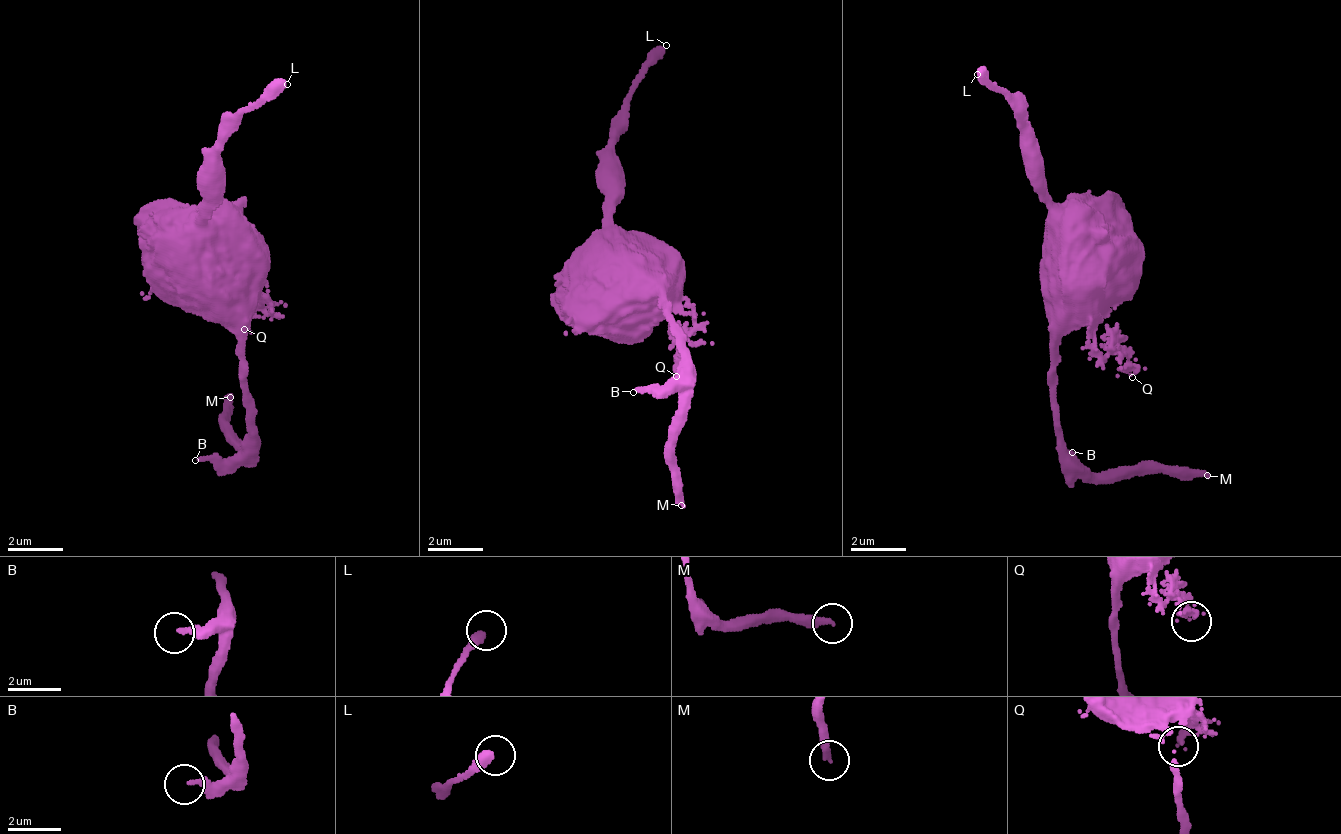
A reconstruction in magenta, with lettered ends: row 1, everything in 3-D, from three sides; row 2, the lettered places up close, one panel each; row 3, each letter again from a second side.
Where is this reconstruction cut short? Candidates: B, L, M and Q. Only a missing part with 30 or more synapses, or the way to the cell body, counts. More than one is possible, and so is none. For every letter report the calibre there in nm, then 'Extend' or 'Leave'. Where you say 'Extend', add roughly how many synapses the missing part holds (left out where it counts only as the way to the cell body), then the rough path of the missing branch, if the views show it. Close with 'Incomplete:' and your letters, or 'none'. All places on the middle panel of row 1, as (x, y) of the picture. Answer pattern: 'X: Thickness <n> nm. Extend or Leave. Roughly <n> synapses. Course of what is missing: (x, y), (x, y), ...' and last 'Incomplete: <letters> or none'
B: Thickness 240 nm. Leave
L: Thickness 360 nm. Leave
M: Thickness 320 nm. Extend. Roughly 700 synapses
Q: Thickness 170 nm. Leave
Incomplete: M

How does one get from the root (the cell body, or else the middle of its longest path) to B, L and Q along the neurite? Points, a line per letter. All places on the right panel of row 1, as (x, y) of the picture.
B: (1086, 254), (1066, 255), (1053, 274), (1056, 442), (1063, 447), (1063, 465), (1069, 467), (1072, 452)
L: (1086, 254), (1052, 249), (1052, 196), (1038, 138), (1026, 122), (1026, 98), (989, 86), (990, 78), (977, 74)
Q: (1086, 254), (1089, 268), (1104, 286), (1104, 321), (1118, 336), (1118, 342), (1132, 353), (1132, 377)

